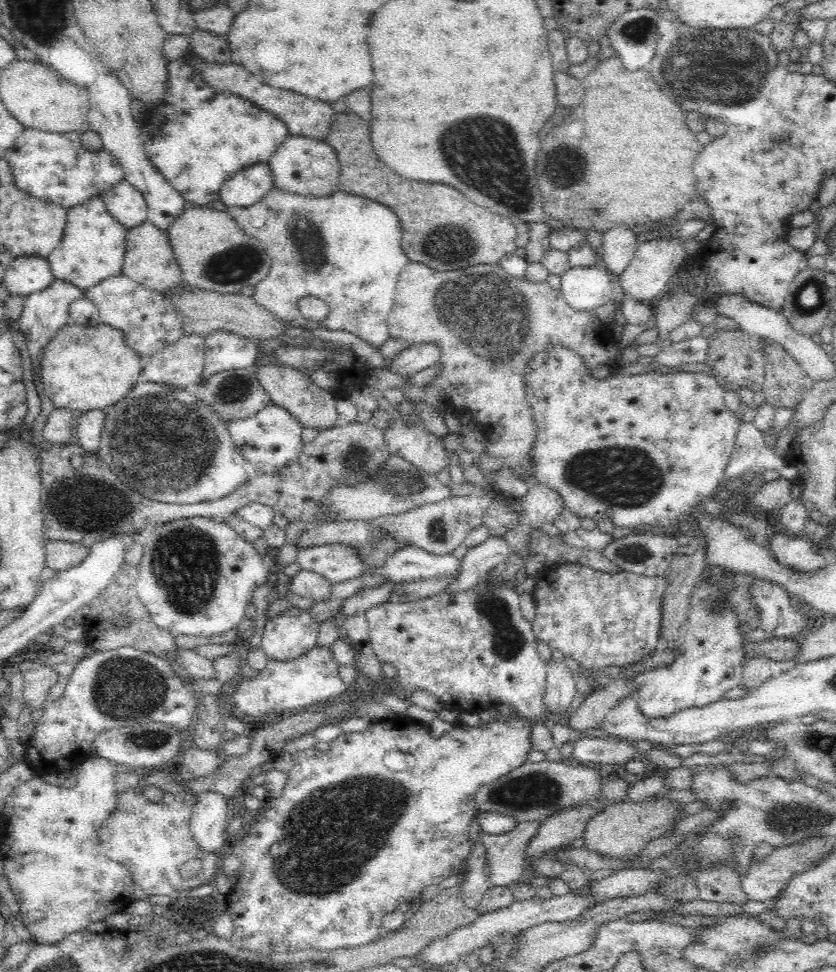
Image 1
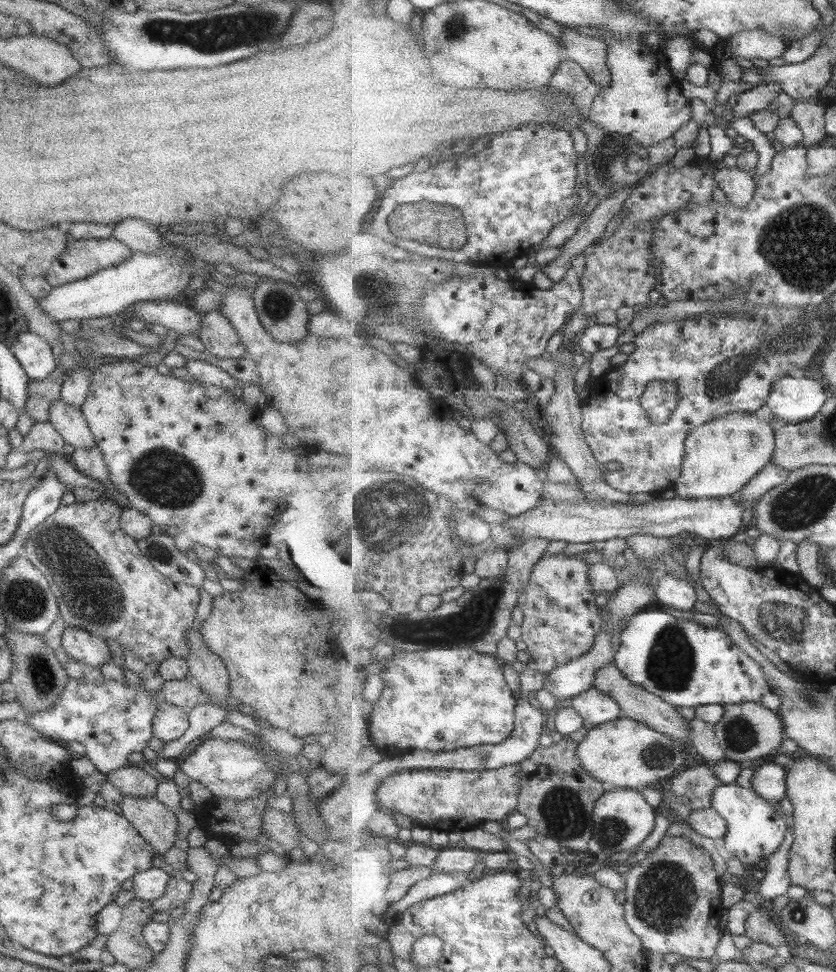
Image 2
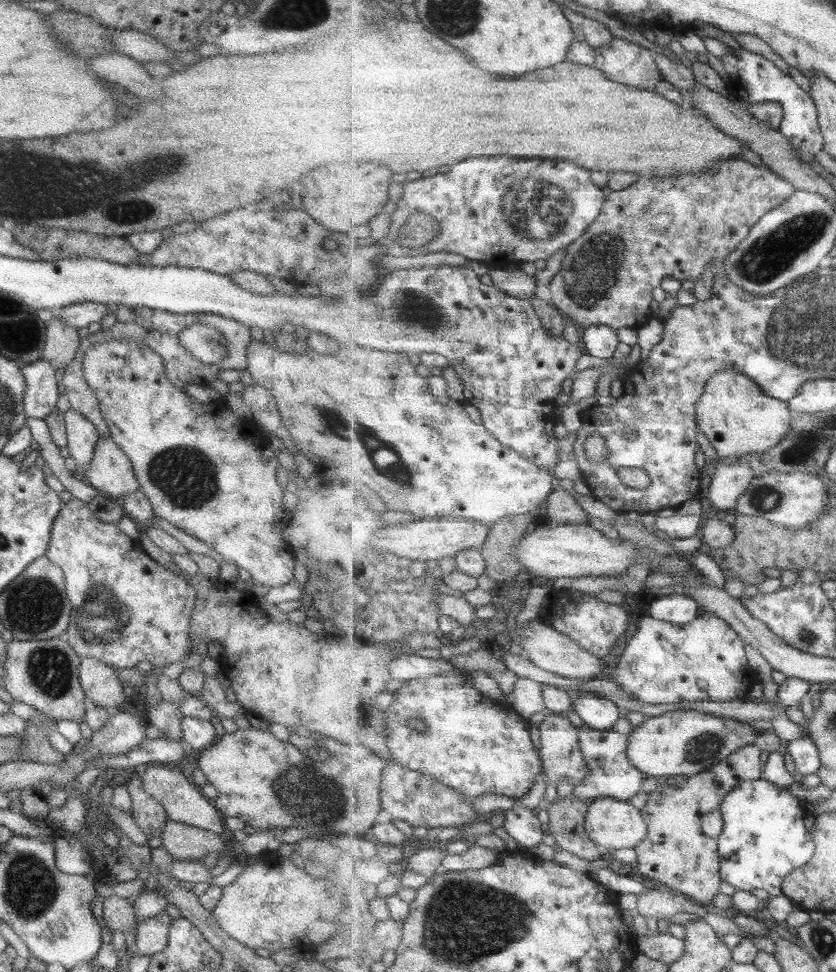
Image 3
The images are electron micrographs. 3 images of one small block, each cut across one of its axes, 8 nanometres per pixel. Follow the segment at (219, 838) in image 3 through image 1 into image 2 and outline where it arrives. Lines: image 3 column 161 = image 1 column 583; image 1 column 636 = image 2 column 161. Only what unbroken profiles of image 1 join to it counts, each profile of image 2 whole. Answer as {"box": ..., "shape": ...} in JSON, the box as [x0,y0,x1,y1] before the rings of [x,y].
{"box":[119,795,178,855],"shape":[[[123,795],[119,802],[121,815],[161,855],[176,841],[178,822],[171,810],[154,797],[135,798]]]}

